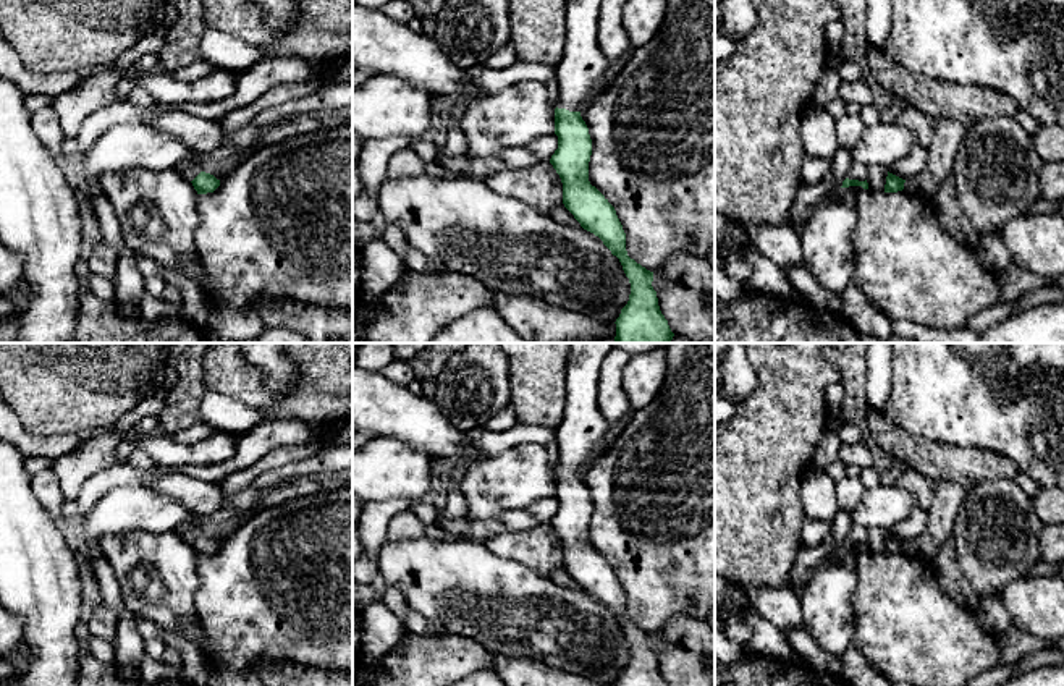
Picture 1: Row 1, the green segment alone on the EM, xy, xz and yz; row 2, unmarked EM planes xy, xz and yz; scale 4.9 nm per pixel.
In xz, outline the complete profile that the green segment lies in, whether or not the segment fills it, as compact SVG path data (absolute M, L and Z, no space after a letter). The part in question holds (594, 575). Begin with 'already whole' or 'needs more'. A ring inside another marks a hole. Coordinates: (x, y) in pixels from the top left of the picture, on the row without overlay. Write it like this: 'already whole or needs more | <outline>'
needs more | M569 343L566 408L556 429L559 463L555 471L558 511L550 521L563 545L563 566L616 618L631 646L627 667L614 686L668 686L652 649L653 634L626 613L626 595L608 561L589 544L592 502L581 479L584 468L605 447L608 419L598 406L598 375L613 343Z

